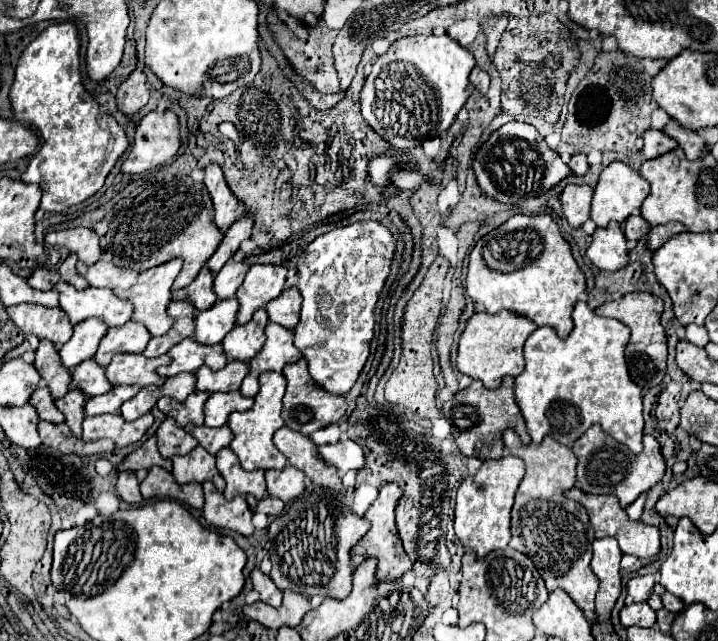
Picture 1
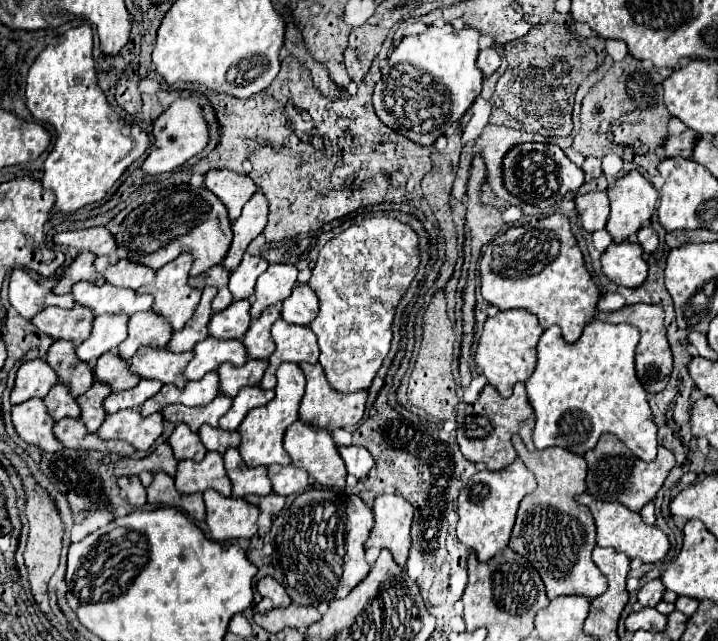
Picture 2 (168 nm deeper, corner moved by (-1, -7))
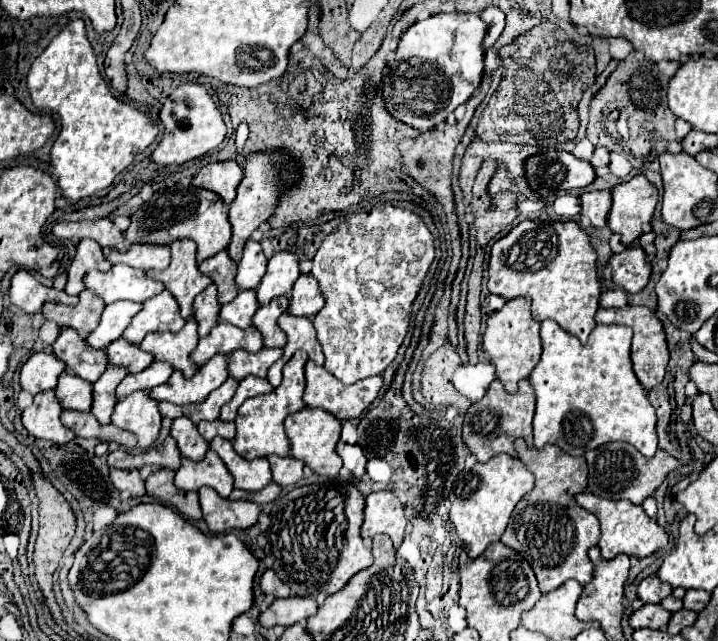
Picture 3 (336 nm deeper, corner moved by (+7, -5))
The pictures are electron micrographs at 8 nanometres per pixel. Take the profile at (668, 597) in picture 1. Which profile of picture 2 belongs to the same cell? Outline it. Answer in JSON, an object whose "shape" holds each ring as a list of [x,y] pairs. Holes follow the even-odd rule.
{"shape":[[[679,596],[675,602],[675,610],[683,612],[685,616],[691,616],[697,610],[697,606],[699,606],[699,602],[693,602],[693,598],[681,598]]]}

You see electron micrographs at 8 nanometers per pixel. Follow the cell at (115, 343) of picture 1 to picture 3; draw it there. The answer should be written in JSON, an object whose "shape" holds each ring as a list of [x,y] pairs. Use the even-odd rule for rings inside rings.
{"shape":[[[163,290],[143,304],[143,310],[131,320],[123,338],[139,344],[149,332],[177,332],[181,326],[185,326],[185,320],[179,314],[179,304],[169,290]]]}

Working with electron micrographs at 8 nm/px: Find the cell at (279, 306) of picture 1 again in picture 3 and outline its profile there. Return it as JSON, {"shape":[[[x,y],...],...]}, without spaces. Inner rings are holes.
{"shape":[[[301,274],[299,280],[295,282],[289,298],[291,298],[289,312],[295,316],[315,316],[319,312],[319,308],[325,306],[323,292],[321,292],[317,280],[313,278],[313,274]]]}

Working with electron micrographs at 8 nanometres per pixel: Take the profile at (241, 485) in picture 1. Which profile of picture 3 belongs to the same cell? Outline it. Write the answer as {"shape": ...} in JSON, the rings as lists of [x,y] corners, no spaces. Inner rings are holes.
{"shape":[[[221,436],[211,440],[211,450],[219,454],[219,458],[233,474],[235,488],[247,490],[247,492],[259,492],[261,488],[265,488],[265,484],[271,482],[271,470],[269,470],[267,458],[245,460],[233,450],[233,444]]]}

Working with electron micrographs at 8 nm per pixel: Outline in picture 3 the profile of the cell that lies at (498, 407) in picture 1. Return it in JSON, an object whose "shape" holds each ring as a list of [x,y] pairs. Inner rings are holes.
{"shape":[[[495,380],[489,386],[485,398],[477,404],[471,404],[471,408],[467,410],[465,426],[463,426],[463,440],[479,462],[487,462],[489,458],[501,452],[509,456],[517,456],[513,448],[515,438],[523,438],[529,446],[533,446],[533,428],[531,428],[533,414],[535,414],[535,390],[531,388],[529,380],[523,380],[519,384],[517,394],[507,394],[503,384]]]}

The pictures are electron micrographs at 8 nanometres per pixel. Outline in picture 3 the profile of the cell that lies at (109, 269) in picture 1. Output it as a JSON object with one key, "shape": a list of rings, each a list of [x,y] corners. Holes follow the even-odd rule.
{"shape":[[[131,244],[127,252],[109,250],[107,260],[111,264],[129,264],[133,268],[145,268],[145,270],[165,270],[171,262],[171,250],[169,246],[159,244]]]}

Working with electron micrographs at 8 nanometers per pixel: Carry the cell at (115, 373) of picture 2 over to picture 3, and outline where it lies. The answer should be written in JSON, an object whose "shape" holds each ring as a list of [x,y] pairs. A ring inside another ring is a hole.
{"shape":[[[119,338],[107,346],[109,362],[115,366],[129,368],[131,374],[145,370],[153,362],[153,354],[137,348],[137,344],[127,342],[125,338]]]}

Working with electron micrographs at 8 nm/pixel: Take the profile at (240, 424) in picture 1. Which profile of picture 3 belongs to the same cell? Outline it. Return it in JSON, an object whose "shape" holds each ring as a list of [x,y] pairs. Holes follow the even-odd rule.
{"shape":[[[297,350],[293,354],[293,358],[289,360],[289,364],[283,368],[281,386],[277,386],[269,394],[249,398],[241,404],[237,420],[235,420],[237,422],[237,436],[233,440],[233,446],[235,446],[237,454],[245,456],[247,460],[253,460],[253,458],[259,458],[259,456],[269,456],[269,454],[289,456],[289,438],[285,436],[283,420],[289,414],[301,410],[305,406],[303,390],[305,390],[305,362],[307,360],[309,360],[307,352]]]}

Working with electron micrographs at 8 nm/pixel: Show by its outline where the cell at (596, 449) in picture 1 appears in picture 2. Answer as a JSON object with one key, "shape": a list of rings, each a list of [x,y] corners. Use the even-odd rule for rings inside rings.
{"shape":[[[603,434],[597,446],[585,454],[585,460],[589,466],[587,492],[603,502],[621,502],[635,512],[639,512],[647,502],[655,498],[657,490],[663,486],[665,478],[675,466],[675,458],[667,448],[659,446],[657,458],[651,462],[643,462],[633,452],[629,452],[629,448],[623,442],[619,442],[613,434]]]}

